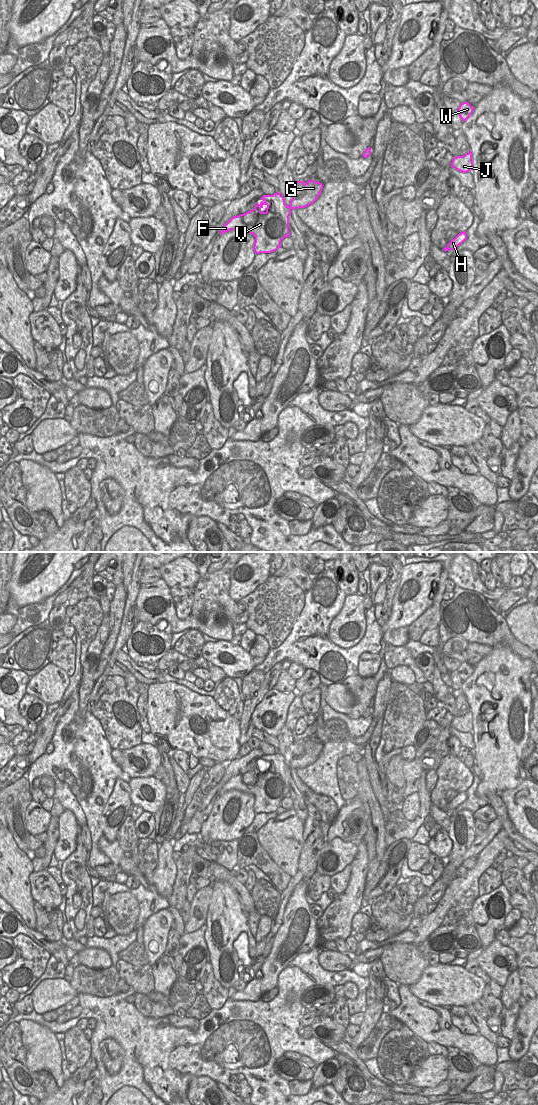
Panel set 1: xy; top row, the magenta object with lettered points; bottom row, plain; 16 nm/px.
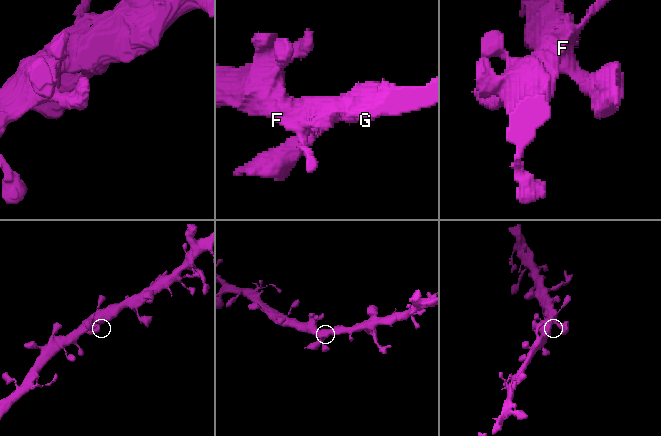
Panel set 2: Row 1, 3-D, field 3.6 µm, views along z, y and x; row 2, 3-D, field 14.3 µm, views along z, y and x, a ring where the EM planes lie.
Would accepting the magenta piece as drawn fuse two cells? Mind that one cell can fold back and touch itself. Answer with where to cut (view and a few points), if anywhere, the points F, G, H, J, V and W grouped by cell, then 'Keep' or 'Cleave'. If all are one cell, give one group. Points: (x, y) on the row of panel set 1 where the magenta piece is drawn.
No split. Groups: F G H J V W. Keep

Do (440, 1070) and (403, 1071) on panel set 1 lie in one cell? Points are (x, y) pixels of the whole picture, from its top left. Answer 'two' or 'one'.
two

